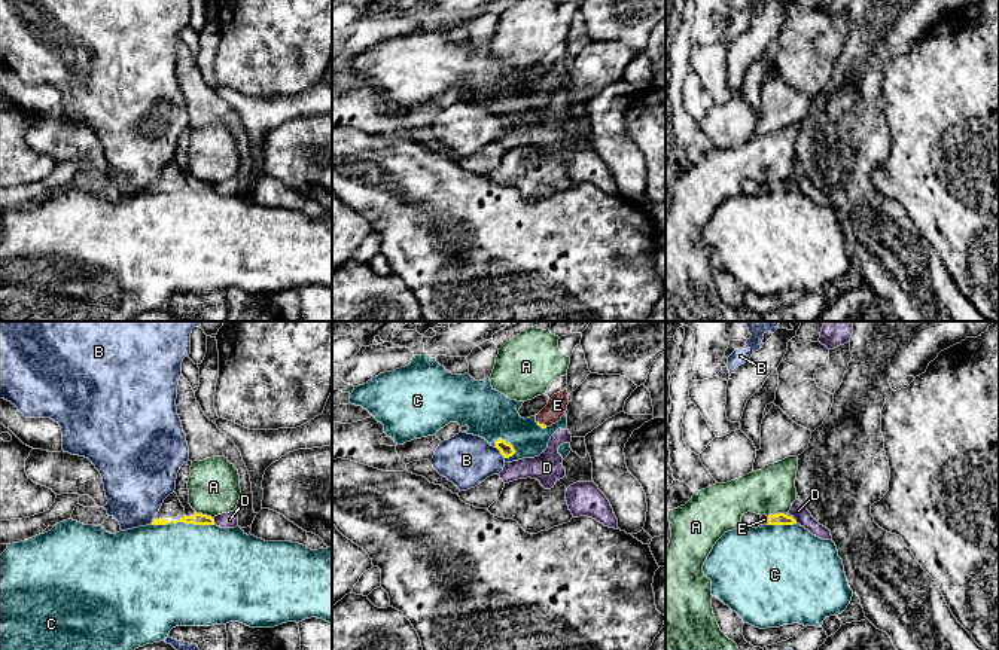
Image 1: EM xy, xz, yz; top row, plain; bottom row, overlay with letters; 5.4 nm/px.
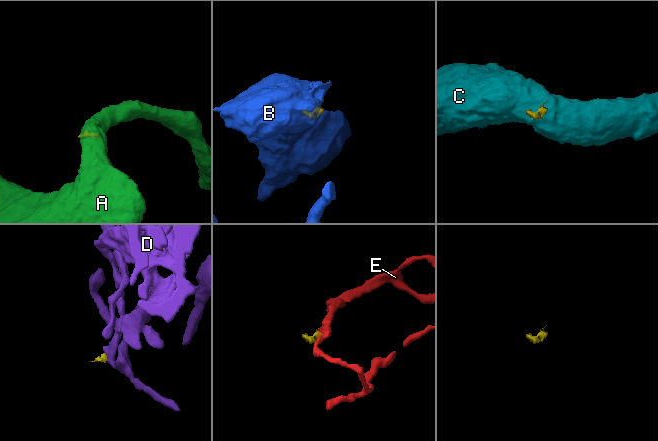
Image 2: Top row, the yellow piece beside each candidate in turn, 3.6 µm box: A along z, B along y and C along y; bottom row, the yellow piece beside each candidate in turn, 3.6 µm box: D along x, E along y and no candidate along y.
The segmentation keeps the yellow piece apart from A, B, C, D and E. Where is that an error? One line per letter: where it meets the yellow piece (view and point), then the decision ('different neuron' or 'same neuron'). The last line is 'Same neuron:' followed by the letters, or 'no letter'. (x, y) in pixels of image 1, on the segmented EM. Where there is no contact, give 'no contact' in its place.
A: contact xy (204, 515); different neuron
B: contact xz (499, 449); different neuron
C: contact xy (194, 524); different neuron
D: contact yz (794, 519); different neuron
E: contact xz (542, 424); same neuron
Same neuron: E

